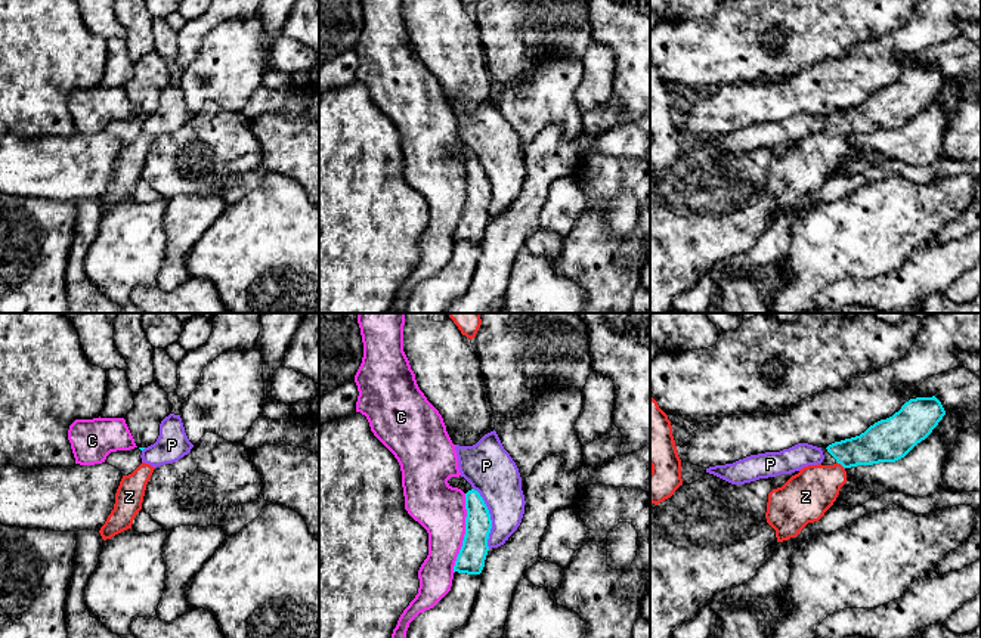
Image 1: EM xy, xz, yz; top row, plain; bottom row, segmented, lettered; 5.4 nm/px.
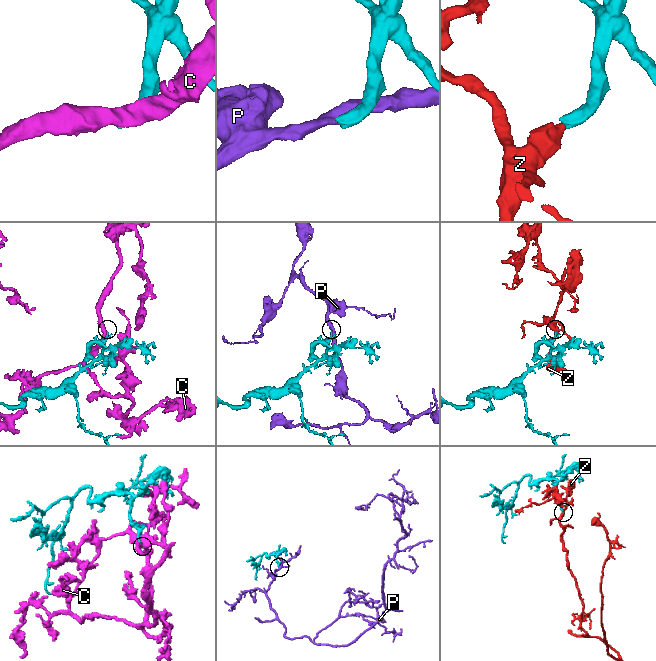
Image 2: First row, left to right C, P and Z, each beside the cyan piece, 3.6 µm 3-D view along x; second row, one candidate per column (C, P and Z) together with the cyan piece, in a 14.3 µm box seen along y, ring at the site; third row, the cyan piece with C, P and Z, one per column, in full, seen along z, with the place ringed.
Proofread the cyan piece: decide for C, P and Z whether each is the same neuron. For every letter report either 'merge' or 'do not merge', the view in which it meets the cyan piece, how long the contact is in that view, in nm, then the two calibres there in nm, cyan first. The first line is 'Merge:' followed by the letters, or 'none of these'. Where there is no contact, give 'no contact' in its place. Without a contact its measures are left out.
Merge: Z
C: do not merge; meets cyan in xz; contact 440 nm long; 150 nm thick on the cyan side, 280 nm on the other
P: do not merge; meets cyan in xz; contact 340 nm long; 150 nm thick on the cyan side, 260 nm on the other
Z: merge; meets cyan in yz; contact 60 nm long; 220 nm thick on the cyan side, 260 nm on the other

